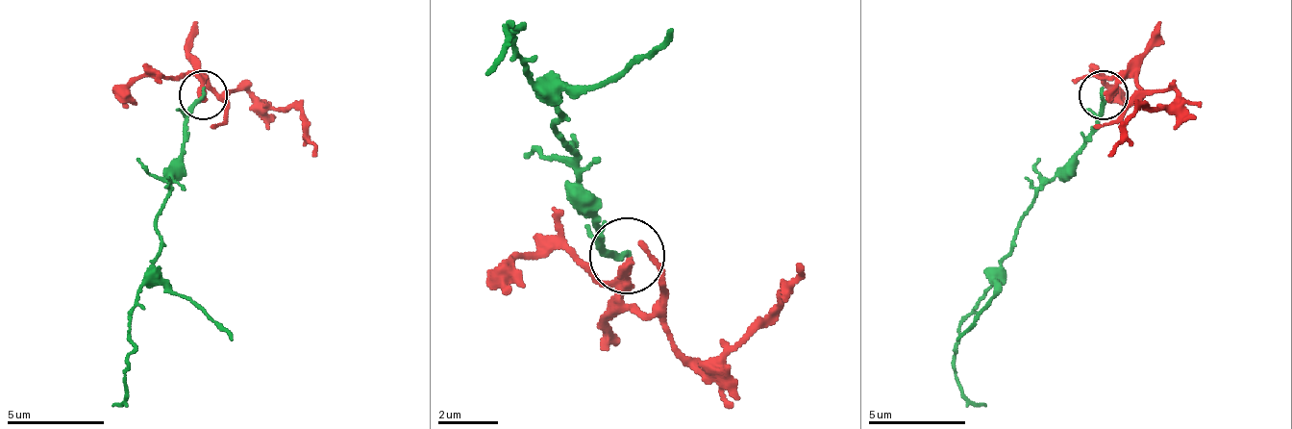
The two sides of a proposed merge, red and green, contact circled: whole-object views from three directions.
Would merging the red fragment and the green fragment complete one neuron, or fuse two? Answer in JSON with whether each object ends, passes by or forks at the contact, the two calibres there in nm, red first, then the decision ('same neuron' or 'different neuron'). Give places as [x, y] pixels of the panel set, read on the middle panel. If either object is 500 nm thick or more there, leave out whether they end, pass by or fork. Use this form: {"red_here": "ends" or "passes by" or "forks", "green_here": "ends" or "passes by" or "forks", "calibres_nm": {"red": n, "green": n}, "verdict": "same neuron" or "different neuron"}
{"red_here": "ends", "green_here": "ends", "calibres_nm": {"red": 320, "green": 240}, "verdict": "different neuron"}

